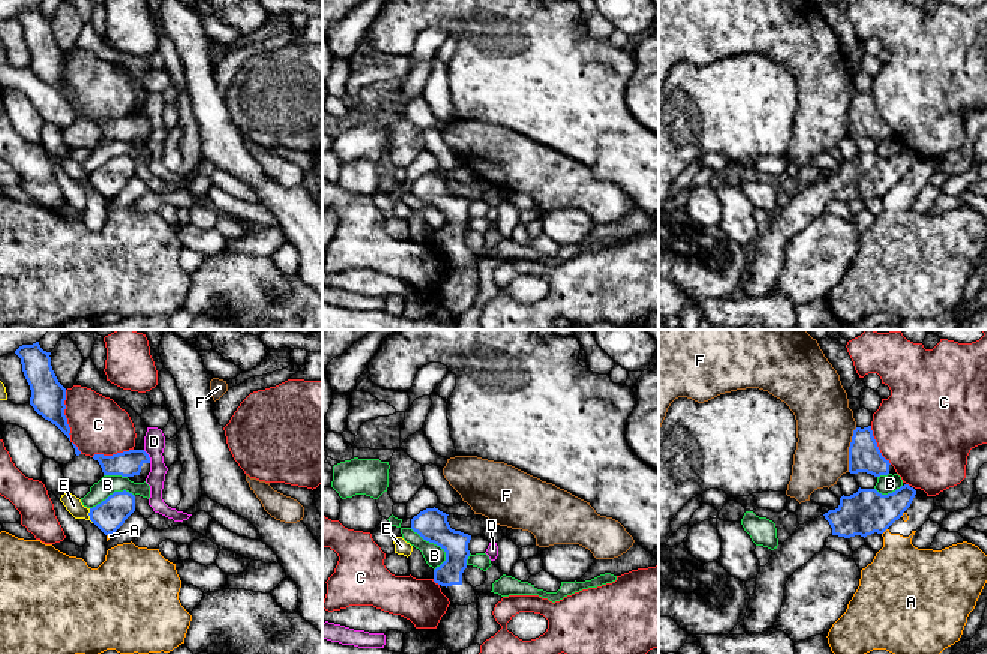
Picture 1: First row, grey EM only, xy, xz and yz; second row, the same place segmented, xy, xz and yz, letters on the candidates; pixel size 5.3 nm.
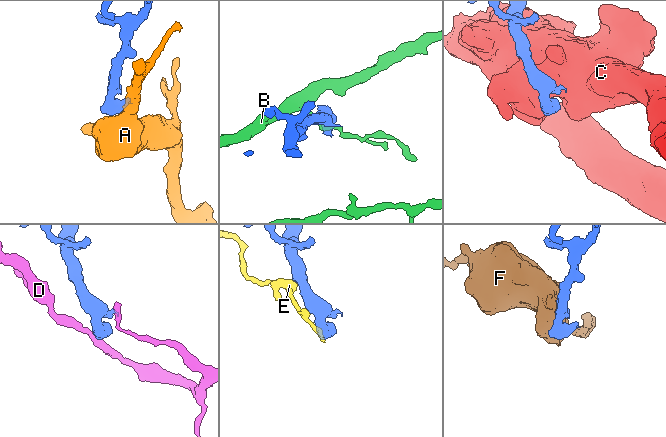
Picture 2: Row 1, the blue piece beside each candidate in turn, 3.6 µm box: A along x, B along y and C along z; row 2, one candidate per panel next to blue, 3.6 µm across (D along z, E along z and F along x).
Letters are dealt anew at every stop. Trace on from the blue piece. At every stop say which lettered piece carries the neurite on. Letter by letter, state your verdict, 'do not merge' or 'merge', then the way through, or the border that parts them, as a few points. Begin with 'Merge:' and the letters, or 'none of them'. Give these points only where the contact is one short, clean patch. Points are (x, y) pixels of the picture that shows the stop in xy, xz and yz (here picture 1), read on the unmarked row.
Merge: none of them
A: do not merge; border along yz (887, 192), (882, 198)
B: do not merge; border along xz (410, 192), (444, 216), (444, 224), (434, 234)
C: do not merge
D: do not merge; border along xy (143, 114), (150, 126)
E: do not merge
F: do not merge; border along yz (857, 92), (849, 111), (848, 135)

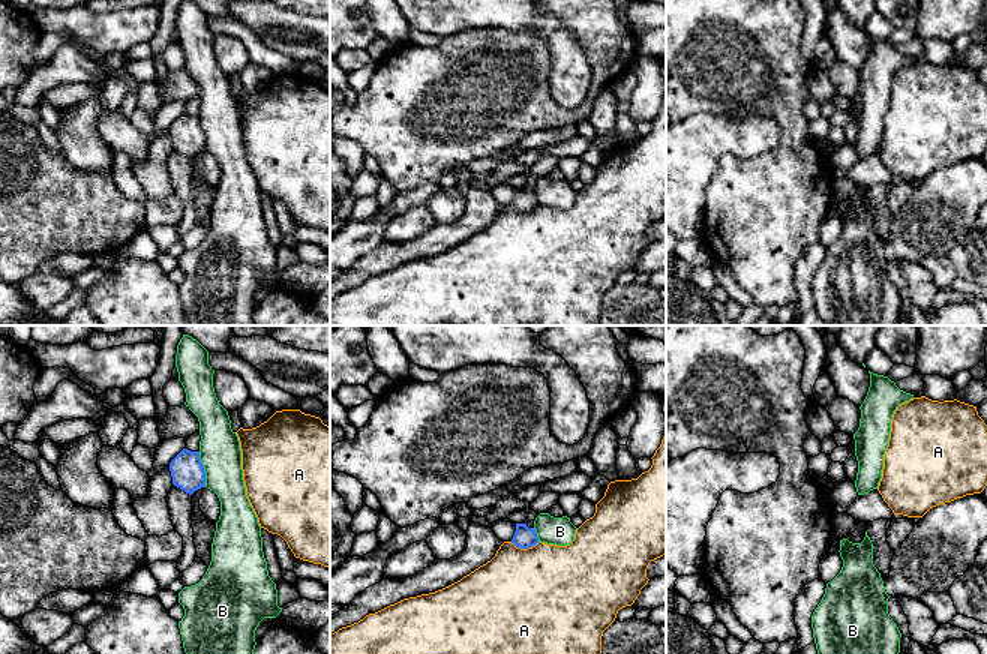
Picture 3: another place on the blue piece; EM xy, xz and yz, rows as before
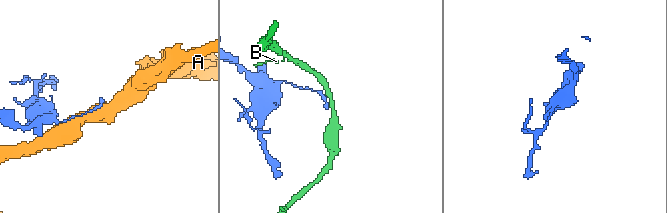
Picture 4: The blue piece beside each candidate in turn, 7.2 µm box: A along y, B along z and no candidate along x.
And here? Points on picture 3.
Merge: none of them
A: do not merge
B: do not merge; border along xy (198, 116), (206, 138), (206, 150)

